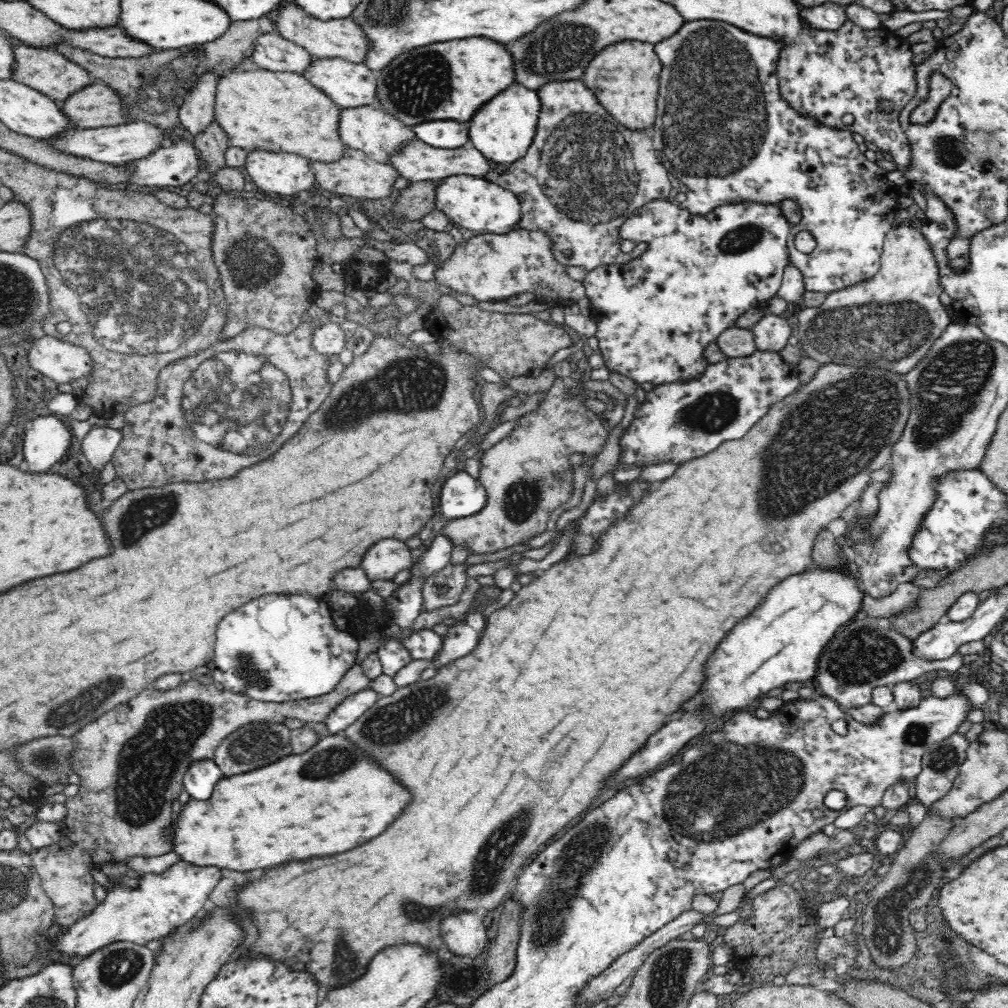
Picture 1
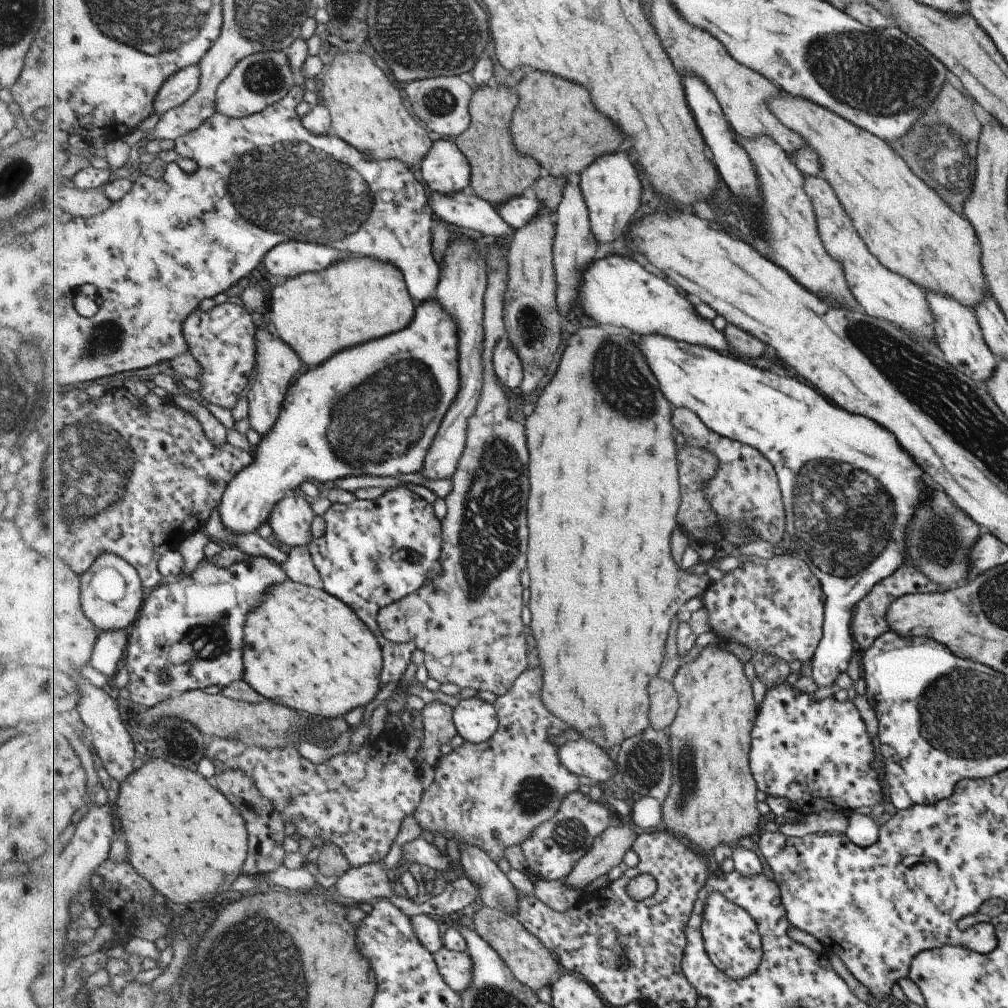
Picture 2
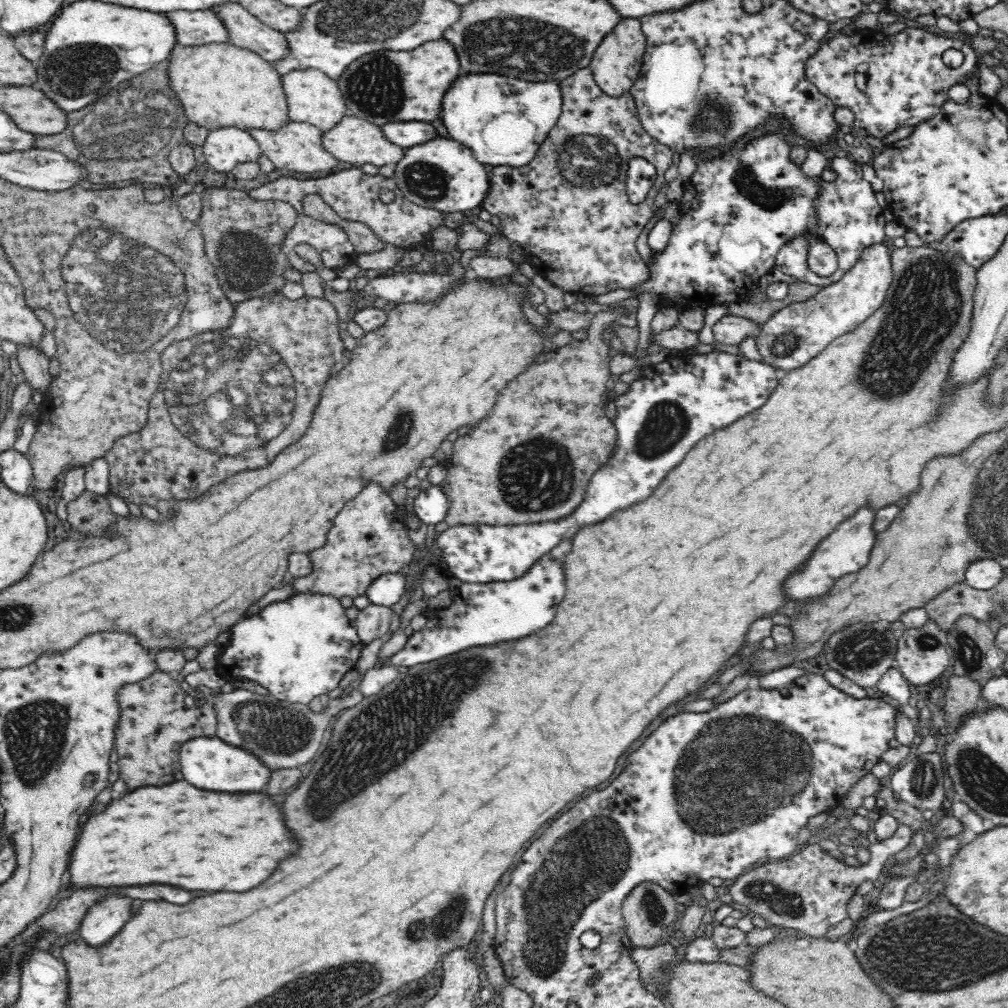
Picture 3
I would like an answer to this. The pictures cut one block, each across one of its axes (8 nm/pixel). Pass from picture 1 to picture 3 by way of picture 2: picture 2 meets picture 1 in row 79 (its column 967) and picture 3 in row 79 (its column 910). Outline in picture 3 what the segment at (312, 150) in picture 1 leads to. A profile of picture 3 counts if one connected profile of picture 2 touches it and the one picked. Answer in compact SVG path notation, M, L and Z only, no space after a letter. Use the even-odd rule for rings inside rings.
M234 44L176 45L169 64L169 83L189 122L209 132L220 128L282 130L290 122L281 74L258 54Z

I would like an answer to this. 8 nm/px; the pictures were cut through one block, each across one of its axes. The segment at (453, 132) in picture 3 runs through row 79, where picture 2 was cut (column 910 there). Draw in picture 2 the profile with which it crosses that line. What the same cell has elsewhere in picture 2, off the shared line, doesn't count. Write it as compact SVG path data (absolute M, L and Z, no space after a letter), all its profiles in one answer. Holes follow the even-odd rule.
M649 334L641 336L641 340L635 338L635 342L639 350L643 350L651 370L655 370L663 392L675 402L675 408L691 408L711 430L757 448L774 463L786 507L790 551L811 566L811 574L821 582L821 590L826 594L823 638L807 672L815 686L833 686L837 674L847 670L847 662L853 654L854 638L850 633L853 608L857 608L859 600L877 582L903 564L905 524L911 522L909 518L925 492L921 470L913 466L911 458L895 444L887 430L879 430L875 422L863 416L853 416L835 408L797 378L779 376L730 354L677 342L667 336Z

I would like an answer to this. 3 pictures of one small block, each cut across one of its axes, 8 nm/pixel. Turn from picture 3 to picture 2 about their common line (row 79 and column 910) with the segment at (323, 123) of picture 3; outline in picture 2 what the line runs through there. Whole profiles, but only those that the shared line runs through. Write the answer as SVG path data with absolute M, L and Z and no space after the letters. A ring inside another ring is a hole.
M805 175L805 178L807 194L811 196L811 202L816 211L819 238L827 254L833 255L844 267L846 282L851 294L858 300L859 309L873 318L890 322L907 334L913 334L919 338L931 338L933 342L936 342L933 332L933 314L923 294L923 289L879 264L863 242L862 236L855 230L854 222L847 215L838 196L825 179L811 175Z

